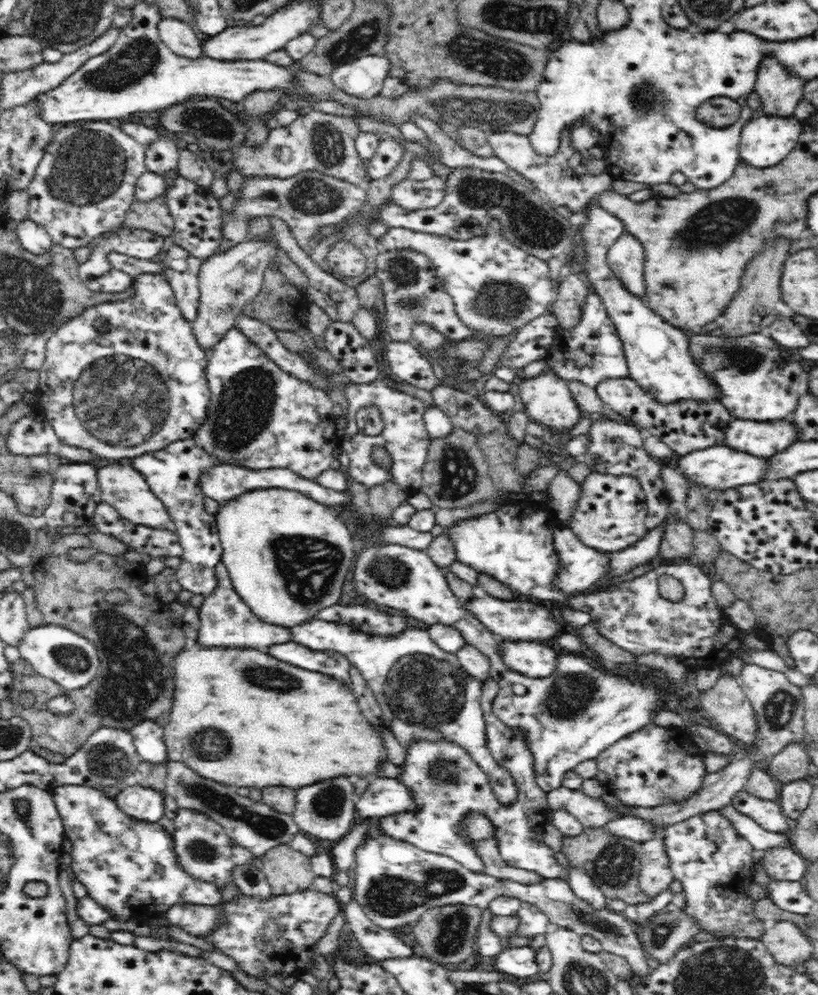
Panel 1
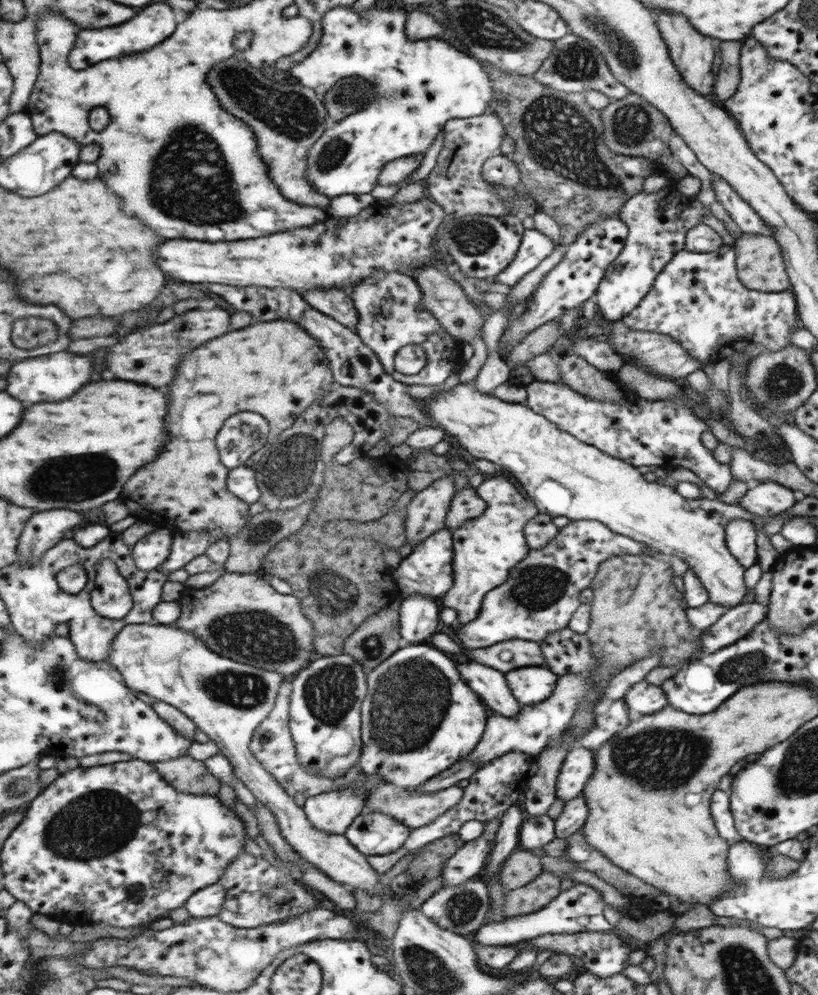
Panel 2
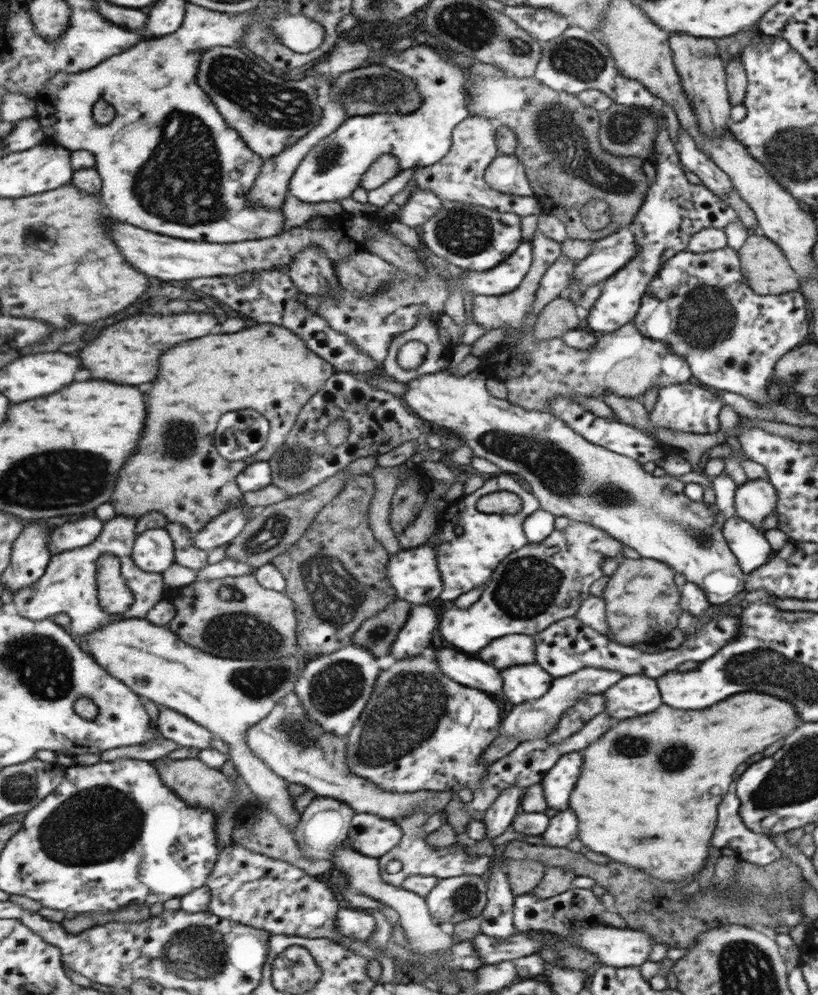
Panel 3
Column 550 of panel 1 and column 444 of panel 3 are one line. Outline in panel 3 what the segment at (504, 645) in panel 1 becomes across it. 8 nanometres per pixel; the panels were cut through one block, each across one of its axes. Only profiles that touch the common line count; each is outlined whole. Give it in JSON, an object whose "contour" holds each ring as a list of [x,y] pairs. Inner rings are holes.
{"contour":[[[434,648],[433,652],[435,652],[435,664],[439,664],[443,676],[469,688],[490,693],[505,706],[510,706],[508,698],[503,696],[502,678],[493,666],[487,666],[485,662],[479,662],[479,660],[471,660],[456,650],[447,650],[447,648],[435,650]]]}

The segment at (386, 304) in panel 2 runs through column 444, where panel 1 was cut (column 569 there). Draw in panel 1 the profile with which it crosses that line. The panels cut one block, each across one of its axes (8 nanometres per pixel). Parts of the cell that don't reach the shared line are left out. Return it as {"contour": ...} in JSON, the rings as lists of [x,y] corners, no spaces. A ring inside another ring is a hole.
{"contour":[[[596,293],[587,296],[578,326],[556,333],[545,360],[550,365],[551,371],[560,378],[565,381],[577,380],[593,389],[602,381],[629,376],[623,343],[617,335],[617,328],[612,319],[605,311],[603,300],[600,296],[596,296]]]}

